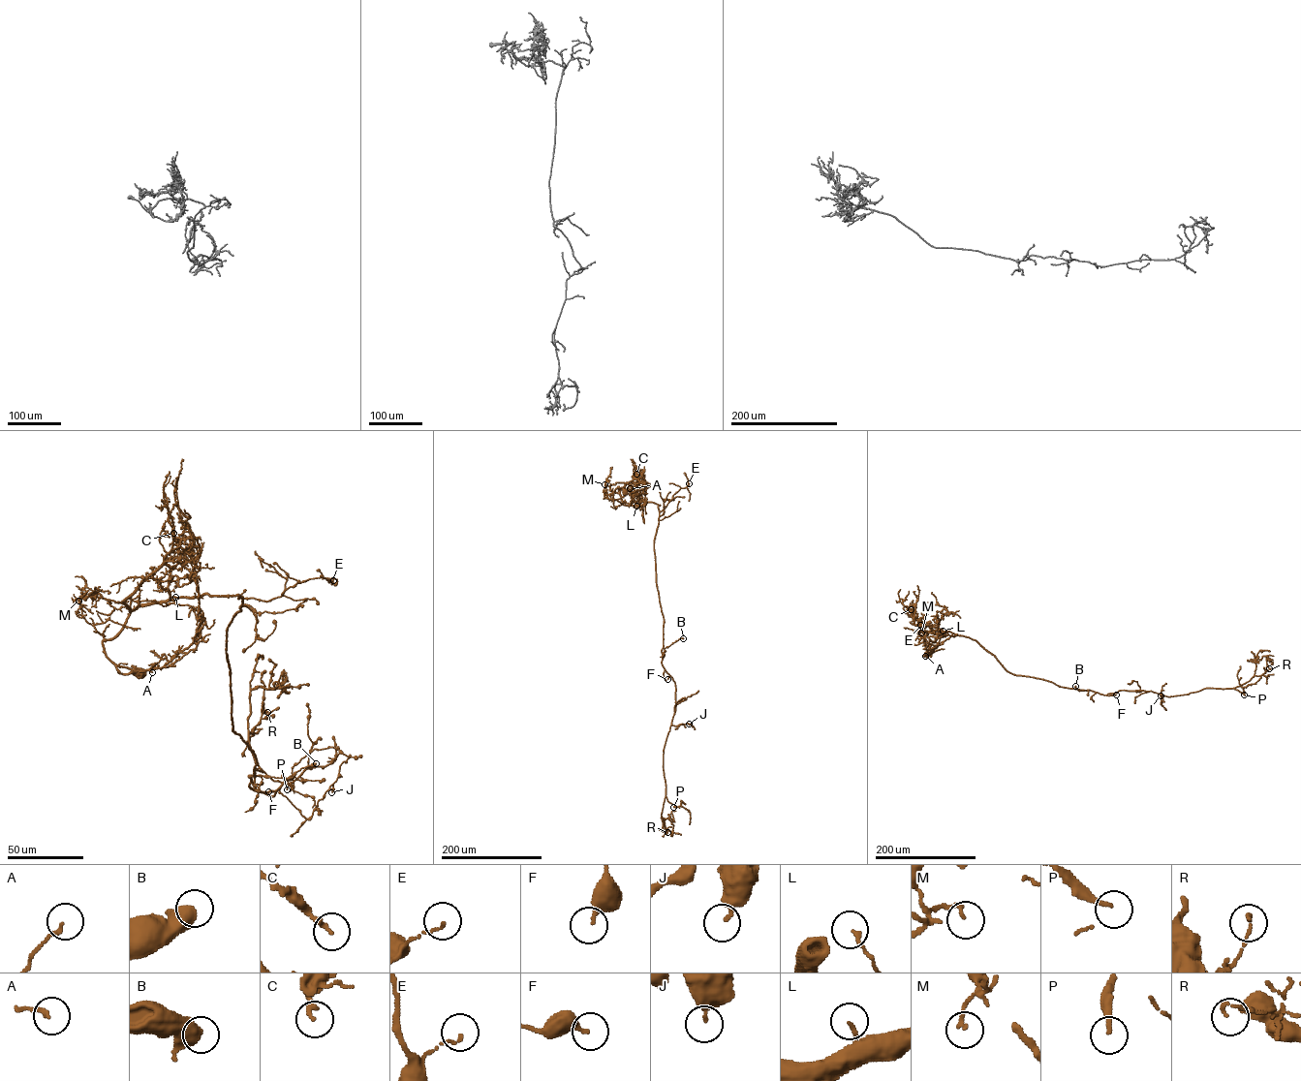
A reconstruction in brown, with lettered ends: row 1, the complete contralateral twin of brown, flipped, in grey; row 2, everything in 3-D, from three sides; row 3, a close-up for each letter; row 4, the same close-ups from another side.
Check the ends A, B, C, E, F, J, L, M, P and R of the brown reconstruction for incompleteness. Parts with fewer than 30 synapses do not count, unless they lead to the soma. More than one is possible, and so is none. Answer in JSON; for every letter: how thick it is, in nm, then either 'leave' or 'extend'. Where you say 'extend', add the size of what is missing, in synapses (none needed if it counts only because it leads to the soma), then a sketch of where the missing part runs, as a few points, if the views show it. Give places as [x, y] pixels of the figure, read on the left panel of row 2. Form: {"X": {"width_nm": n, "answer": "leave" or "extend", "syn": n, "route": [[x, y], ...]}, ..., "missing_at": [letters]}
{"A": {"width_nm": 160, "answer": "leave"}, "B": {"width_nm": 420, "answer": "leave"}, "C": {"width_nm": 200, "answer": "leave"}, "E": {"width_nm": 100, "answer": "leave"}, "F": {"width_nm": 260, "answer": "leave"}, "J": {"width_nm": 280, "answer": "leave"}, "L": {"width_nm": 140, "answer": "leave"}, "M": {"width_nm": 150, "answer": "leave"}, "P": {"width_nm": 190, "answer": "extend", "syn": 45, "route": [[287, 789], [288, 792], [276, 801], [275, 806]]}, "R": {"width_nm": 120, "answer": "leave"}, "missing_at": ["P"]}

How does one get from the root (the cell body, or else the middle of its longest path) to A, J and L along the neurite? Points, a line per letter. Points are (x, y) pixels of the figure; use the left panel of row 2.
A: (138, 673), (122, 674), (116, 666), (152, 672)
J: (138, 673), (103, 644), (137, 607), (238, 595), (249, 786), (292, 776), (307, 818), (331, 792)
L: (138, 673), (121, 673), (107, 657), (103, 641), (116, 634), (141, 601), (166, 605), (173, 602), (175, 597)

